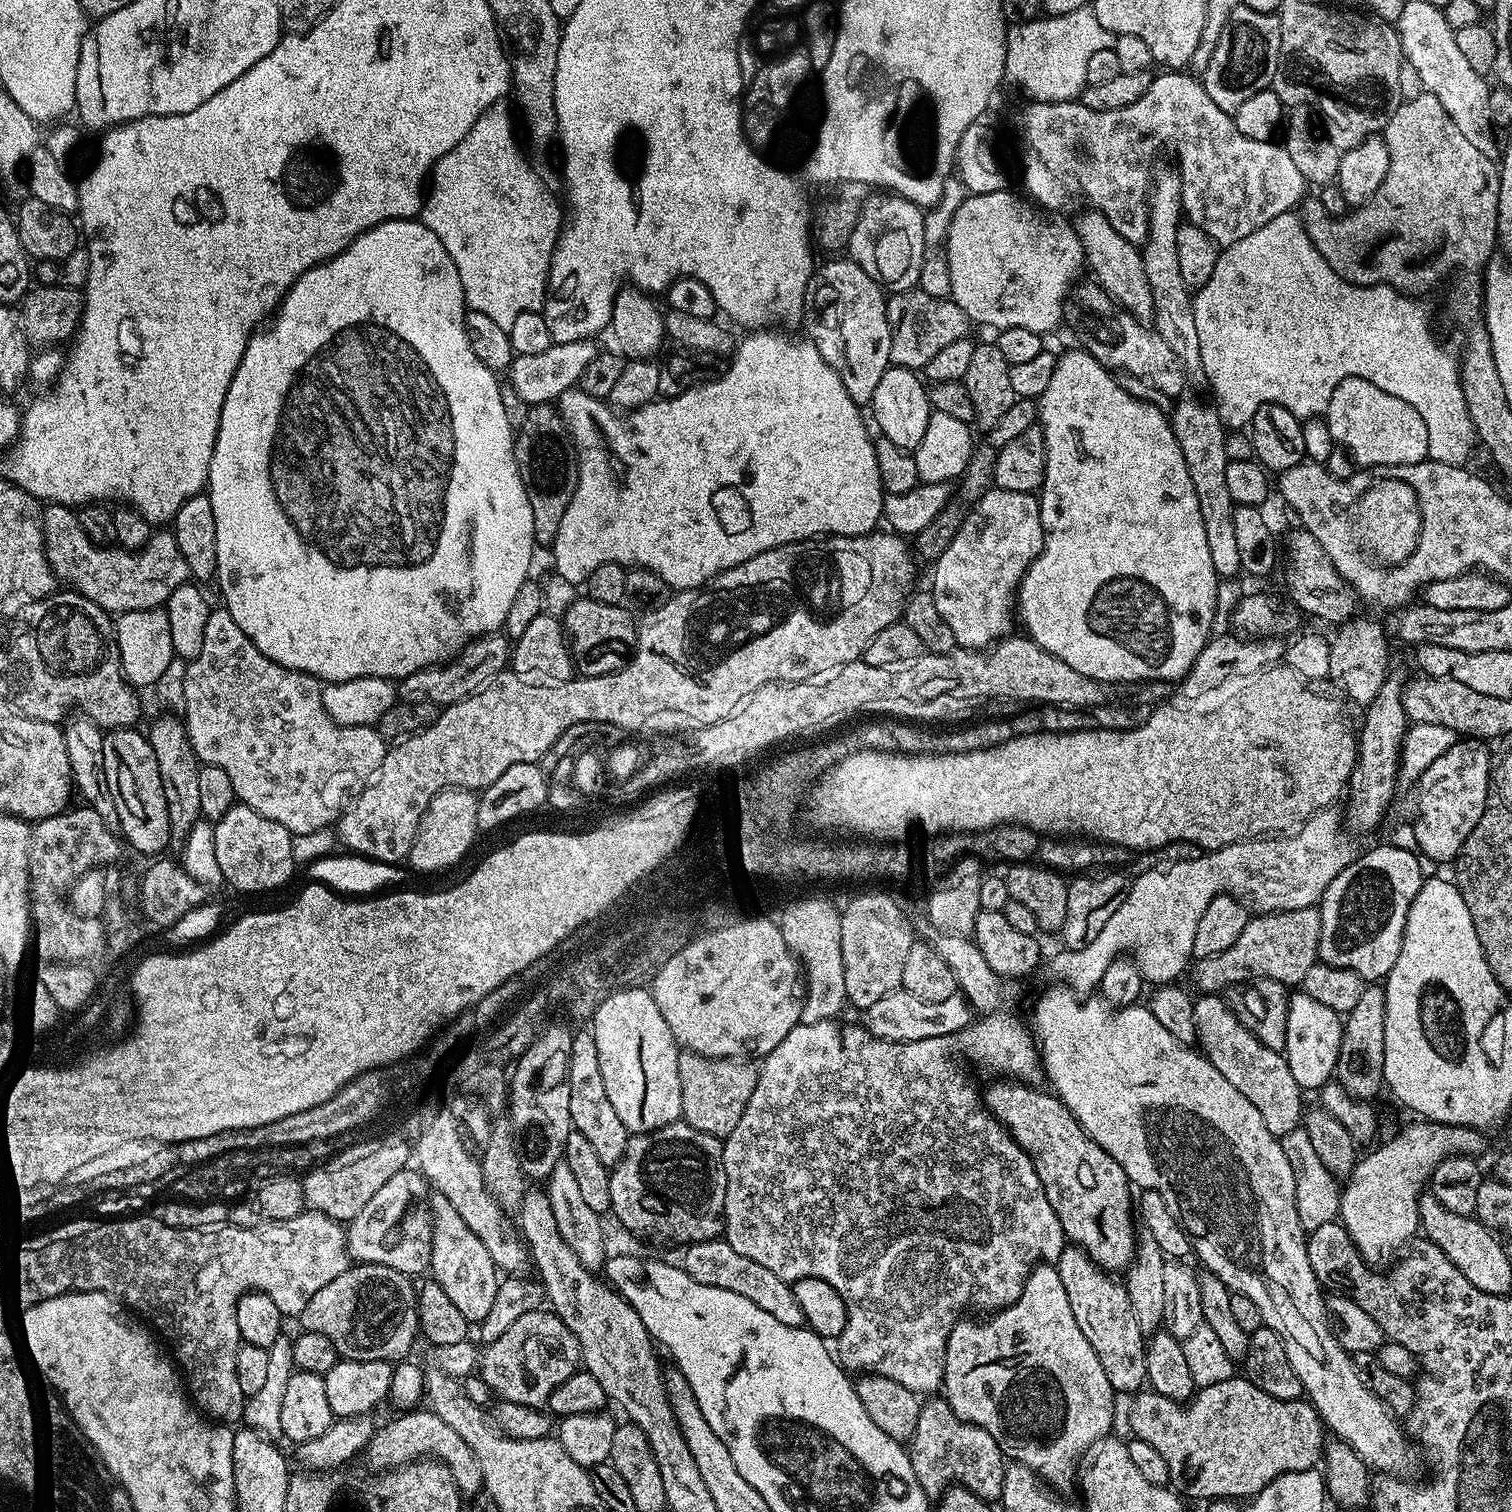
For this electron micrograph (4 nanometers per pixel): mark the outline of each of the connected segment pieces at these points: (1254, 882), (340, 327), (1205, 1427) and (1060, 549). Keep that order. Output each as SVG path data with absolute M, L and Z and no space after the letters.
M1335 807L1321 808L1299 828L1287 834L1276 834L1271 838L1239 840L1236 844L1226 845L1225 848L1196 854L1200 856L1194 857L1193 860L1176 860L1165 868L1146 869L1137 880L1133 879L1129 883L1128 893L1122 906L1114 910L1114 915L1106 921L1106 926L1102 926L1098 938L1094 938L1090 946L1082 950L1060 950L1060 953L1053 958L1052 972L1060 979L1057 981L1077 994L1095 993L1102 982L1102 974L1106 974L1110 962L1125 954L1135 960L1140 967L1140 973L1144 975L1149 985L1159 986L1179 981L1184 967L1186 972L1190 964L1194 930L1198 930L1198 918L1202 918L1206 906L1210 906L1210 902L1216 896L1225 894L1232 896L1256 914L1317 907L1324 896L1326 886L1330 886L1330 882L1334 882L1334 878L1338 878L1338 874L1342 874L1342 870L1346 870L1346 866L1350 866L1350 862L1358 855L1358 847L1356 848L1355 842L1348 837L1351 835L1342 823L1341 813L1336 811Z
M419 219L387 220L385 224L379 224L376 228L371 228L369 232L362 233L337 256L331 256L324 263L315 264L310 270L303 272L292 283L291 290L285 294L279 308L276 309L274 316L277 320L269 328L261 327L253 332L248 340L246 350L242 354L242 362L238 362L238 370L230 382L230 390L226 390L226 402L222 402L218 438L214 442L214 458L210 458L206 494L210 498L210 506L214 506L214 526L218 526L218 566L214 580L215 583L220 583L220 592L224 595L223 607L228 609L230 618L238 622L242 634L246 634L246 638L250 638L250 642L254 642L254 646L258 646L258 650L266 654L266 658L290 670L310 674L317 680L329 684L346 682L350 678L370 678L371 676L399 682L418 670L432 668L436 664L451 660L464 645L471 644L473 640L479 640L481 636L499 633L503 629L506 614L510 614L510 605L513 604L518 589L530 579L528 548L537 547L534 538L534 514L530 510L526 486L520 477L516 455L512 449L514 429L510 426L510 422L506 422L506 410L502 410L501 381L496 381L499 380L497 373L482 366L482 362L478 362L478 357L474 355L474 350L470 350L470 338L466 338L464 325L465 311L462 282L442 242Z
M1234 1374L1226 1382L1199 1389L1187 1402L1171 1400L1151 1390L1133 1395L1130 1411L1131 1435L1150 1442L1168 1467L1171 1487L1181 1497L1211 1502L1221 1498L1251 1498L1274 1478L1287 1472L1310 1470L1321 1463L1326 1443L1326 1429L1316 1407L1307 1399L1270 1398L1266 1390L1258 1390L1243 1375Z
M1075 346L1069 352L1060 352L1056 357L1054 375L1050 377L1050 383L1046 390L1038 397L1038 427L1044 434L1044 483L1038 489L1038 499L1040 502L1040 517L1042 518L1042 530L1044 531L1044 545L1034 558L1034 562L1026 570L1026 574L1020 579L1018 589L1018 620L1024 623L1023 631L1037 644L1042 650L1062 658L1066 666L1074 666L1078 674L1086 674L1091 680L1098 680L1105 685L1124 684L1127 680L1173 680L1179 682L1183 680L1187 672L1192 669L1198 654L1207 646L1210 637L1213 635L1212 623L1216 620L1216 583L1218 577L1214 570L1214 562L1210 558L1210 548L1206 546L1206 526L1202 518L1202 510L1198 510L1198 494L1194 494L1194 482L1190 482L1190 470L1186 470L1186 458L1182 458L1182 450L1178 446L1178 438L1174 438L1171 419L1156 404L1151 404L1148 400L1139 400L1132 392L1127 392L1118 381L1115 380L1113 373L1099 364L1090 353L1085 352L1083 347Z

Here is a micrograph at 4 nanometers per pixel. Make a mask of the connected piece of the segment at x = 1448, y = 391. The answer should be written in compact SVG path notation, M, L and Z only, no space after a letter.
M1295 211L1278 214L1278 218L1270 218L1270 222L1266 222L1266 226L1254 230L1238 242L1227 245L1217 255L1216 265L1208 281L1200 288L1195 289L1192 297L1194 327L1198 330L1198 350L1200 351L1200 361L1204 367L1202 376L1203 379L1206 378L1212 383L1212 392L1216 395L1214 404L1220 413L1220 421L1224 423L1225 429L1240 428L1243 424L1245 427L1263 404L1282 406L1286 410L1290 410L1290 414L1297 416L1301 422L1309 418L1319 417L1326 412L1327 402L1334 393L1334 388L1347 376L1357 375L1358 378L1369 379L1370 382L1378 386L1379 390L1402 398L1403 401L1410 403L1415 410L1418 410L1418 413L1422 414L1429 438L1429 460L1461 466L1467 465L1469 463L1468 455L1471 454L1472 447L1477 447L1478 441L1476 431L1471 426L1466 426L1464 399L1460 385L1460 361L1446 345L1439 344L1436 341L1436 332L1432 329L1432 316L1428 313L1427 306L1420 300L1423 299L1412 294L1399 292L1397 288L1391 288L1385 284L1347 284L1328 265L1326 258L1322 258L1322 254L1318 254L1314 242L1310 242L1310 238L1306 234L1304 223L1301 222Z

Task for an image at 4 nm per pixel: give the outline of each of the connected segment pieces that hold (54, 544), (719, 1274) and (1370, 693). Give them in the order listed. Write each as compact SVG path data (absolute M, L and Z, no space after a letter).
M49 503L42 512L44 552L57 581L64 580L69 589L94 602L103 612L119 614L150 610L167 605L178 586L189 583L186 558L178 548L176 537L168 530L156 530L144 548L129 552L119 546L101 546L86 538L79 515L69 505Z
M717 1238L689 1244L683 1249L684 1261L682 1267L694 1282L702 1286L719 1286L722 1290L734 1290L734 1294L742 1294L742 1298L748 1298L754 1302L754 1306L762 1306L766 1314L774 1314L778 1322L786 1322L786 1326L801 1327L804 1324L802 1306L798 1306L798 1300L792 1293L792 1284L781 1273L774 1270L766 1270L766 1266L758 1266L758 1262L750 1262L750 1258L738 1254L734 1246L728 1244L727 1239Z
M1353 618L1344 621L1335 629L1336 637L1330 640L1330 666L1328 676L1336 679L1340 683L1340 688L1359 706L1367 706L1376 697L1378 690L1384 684L1384 677L1389 675L1388 668L1388 636L1384 633L1384 628L1376 620L1360 620Z

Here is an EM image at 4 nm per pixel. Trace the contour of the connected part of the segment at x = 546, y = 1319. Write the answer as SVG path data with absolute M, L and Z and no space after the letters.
M529 1310L518 1317L497 1341L490 1342L479 1353L478 1375L485 1380L486 1386L500 1400L509 1400L518 1402L522 1406L539 1408L547 1405L548 1396L554 1394L556 1387L562 1382L566 1382L566 1378L573 1376L581 1364L578 1338L574 1338L574 1334L570 1334L566 1322L562 1322L562 1318L558 1318L551 1310L545 1310L545 1312Z

